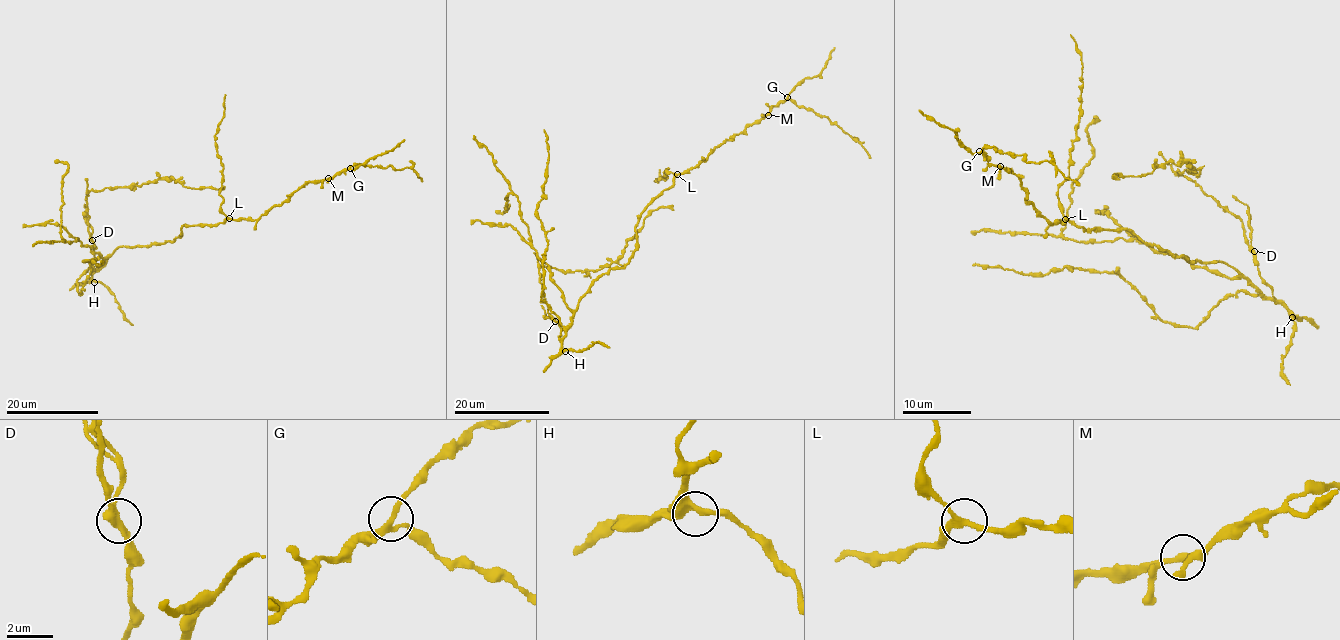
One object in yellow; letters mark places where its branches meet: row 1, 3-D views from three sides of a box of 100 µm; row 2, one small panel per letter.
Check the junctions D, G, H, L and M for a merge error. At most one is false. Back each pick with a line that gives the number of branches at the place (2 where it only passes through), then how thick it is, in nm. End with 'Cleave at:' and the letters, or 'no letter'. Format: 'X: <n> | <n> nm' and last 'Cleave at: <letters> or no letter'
D: 3 | 240 nm
Cleave at: D

